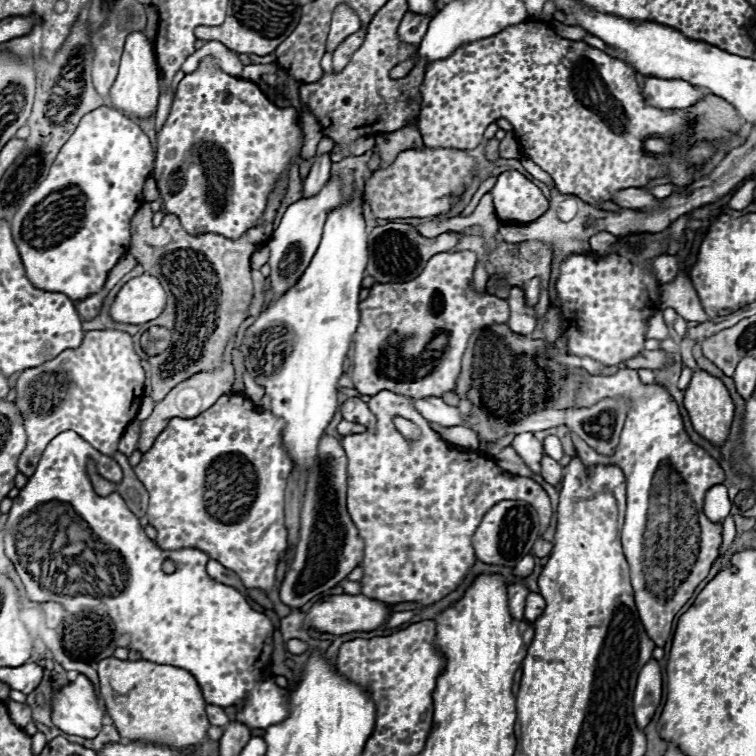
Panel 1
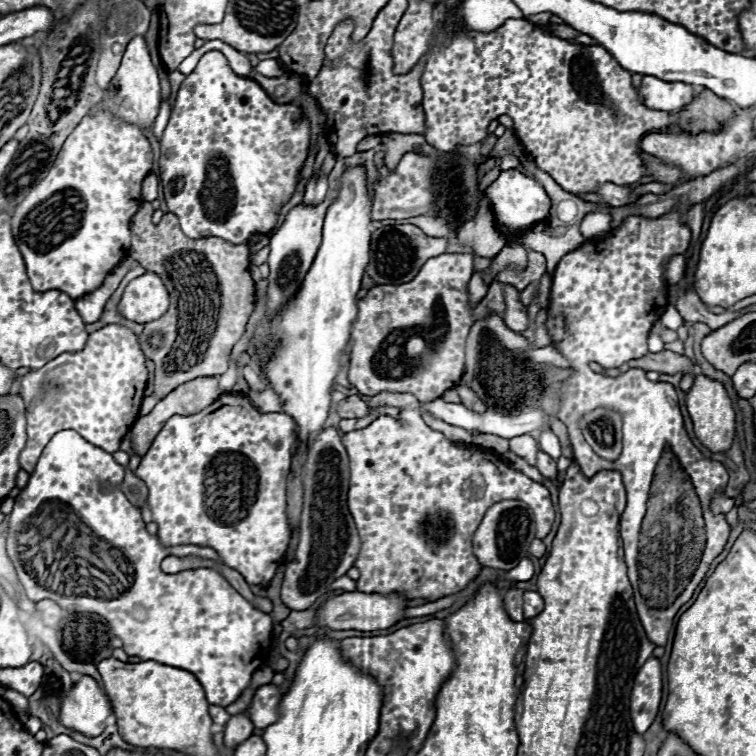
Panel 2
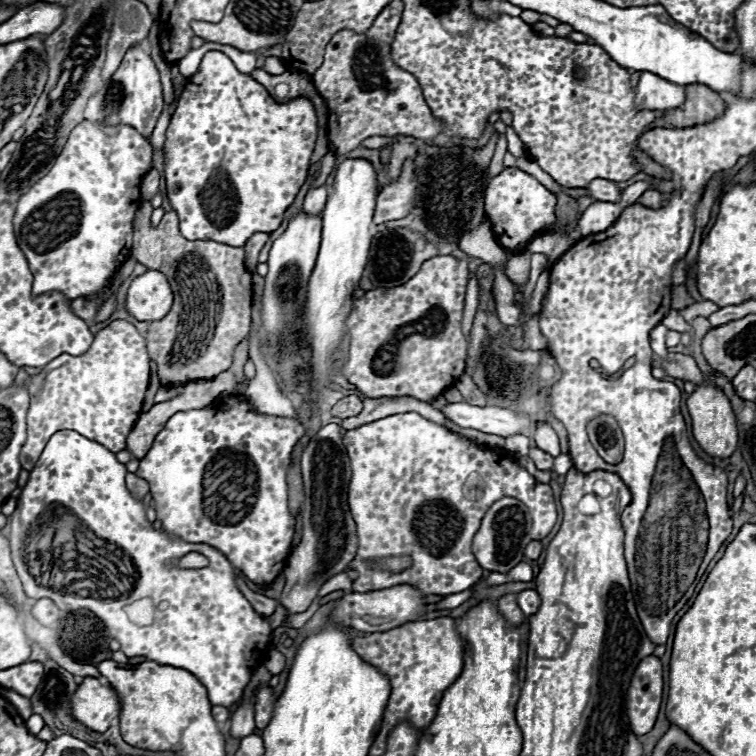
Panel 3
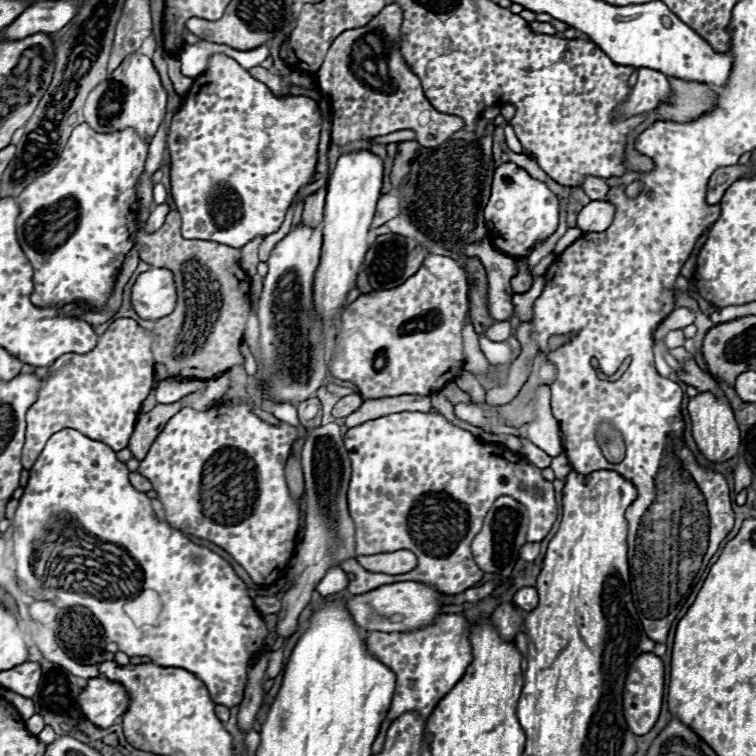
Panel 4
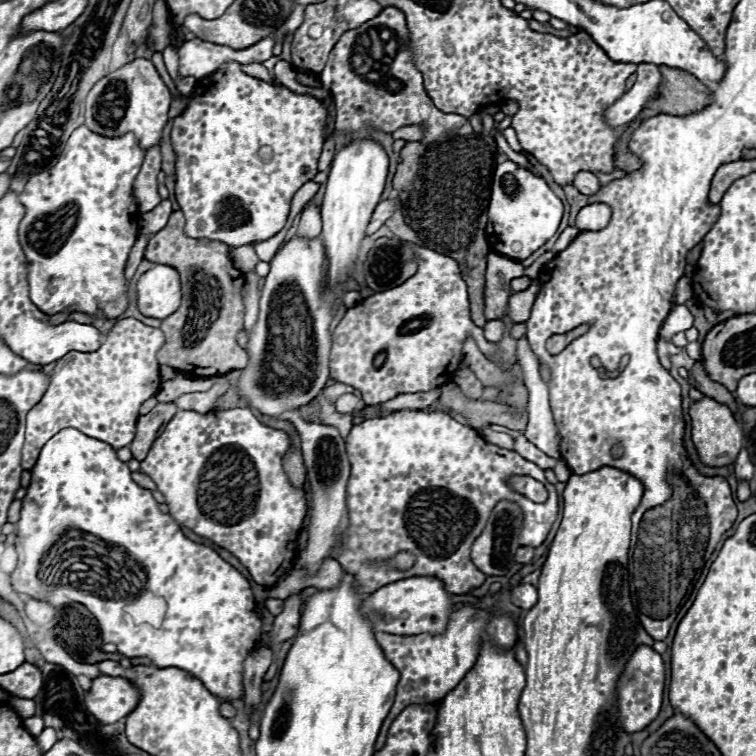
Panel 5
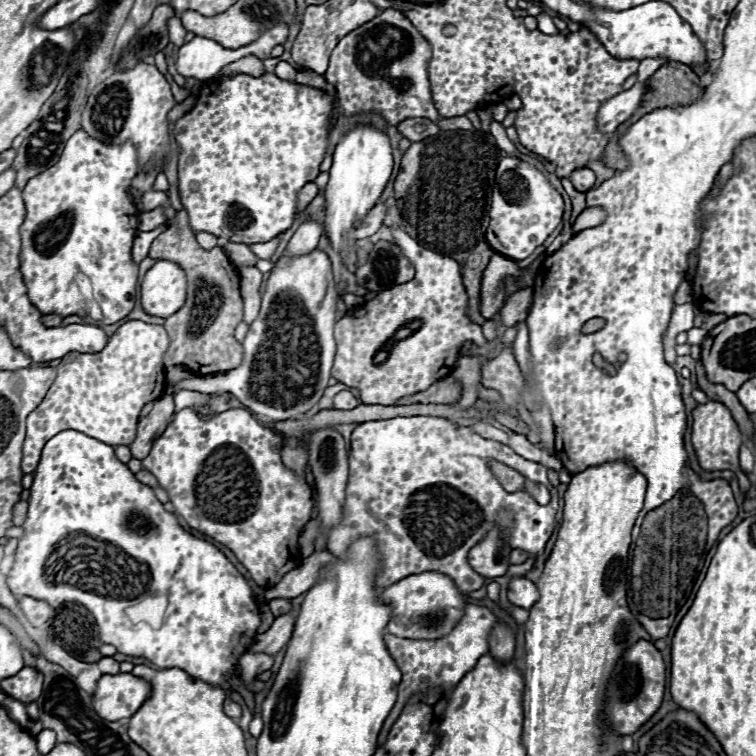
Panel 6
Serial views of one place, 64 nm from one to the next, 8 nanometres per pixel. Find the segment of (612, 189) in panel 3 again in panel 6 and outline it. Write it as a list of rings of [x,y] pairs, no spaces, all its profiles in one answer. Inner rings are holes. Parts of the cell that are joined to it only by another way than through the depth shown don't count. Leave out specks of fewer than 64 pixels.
[[[590,168],[574,170],[574,174],[570,174],[570,180],[578,192],[588,192],[596,184],[596,176]]]

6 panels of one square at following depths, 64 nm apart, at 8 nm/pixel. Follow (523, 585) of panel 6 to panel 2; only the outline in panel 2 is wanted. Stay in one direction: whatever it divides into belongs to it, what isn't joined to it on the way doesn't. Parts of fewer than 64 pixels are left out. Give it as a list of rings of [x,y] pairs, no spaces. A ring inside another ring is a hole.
[[[524,592],[522,596],[522,608],[524,608],[524,616],[526,618],[534,618],[542,608],[544,608],[544,600],[538,592]]]

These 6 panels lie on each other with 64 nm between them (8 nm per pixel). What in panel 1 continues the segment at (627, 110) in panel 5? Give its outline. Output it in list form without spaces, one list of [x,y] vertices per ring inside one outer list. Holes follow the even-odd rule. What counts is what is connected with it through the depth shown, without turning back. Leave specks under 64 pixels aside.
[[[646,78],[642,96],[650,106],[658,106],[662,110],[682,110],[698,100],[702,100],[706,90],[690,86],[682,80],[662,80],[662,78]]]

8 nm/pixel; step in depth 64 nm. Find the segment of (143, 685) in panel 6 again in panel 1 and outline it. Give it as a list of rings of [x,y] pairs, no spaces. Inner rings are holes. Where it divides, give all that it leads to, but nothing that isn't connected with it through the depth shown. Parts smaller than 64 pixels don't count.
[[[84,674],[54,694],[52,722],[66,734],[94,738],[102,730],[104,716],[104,702],[96,696],[94,684]]]

